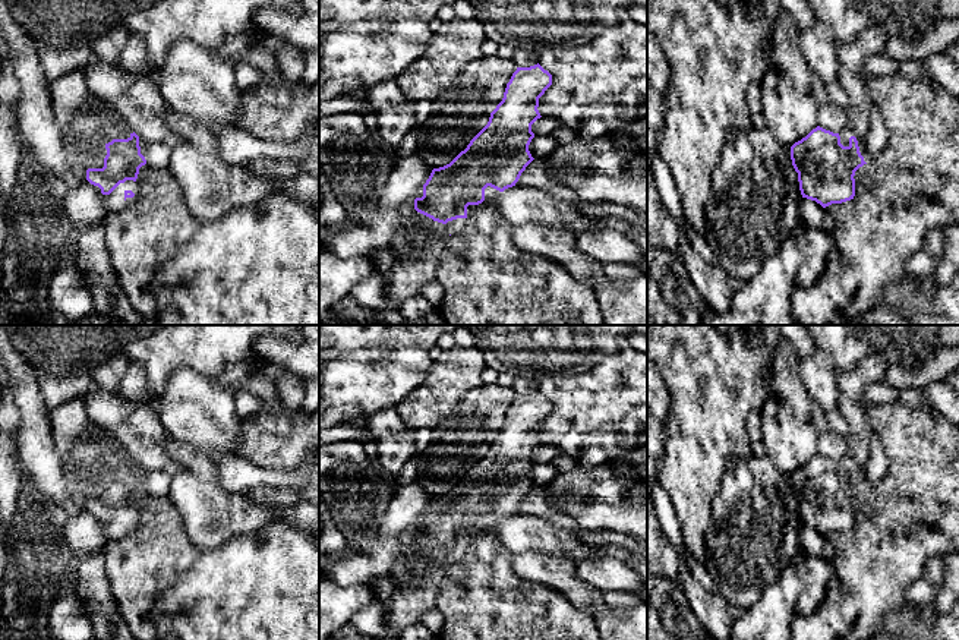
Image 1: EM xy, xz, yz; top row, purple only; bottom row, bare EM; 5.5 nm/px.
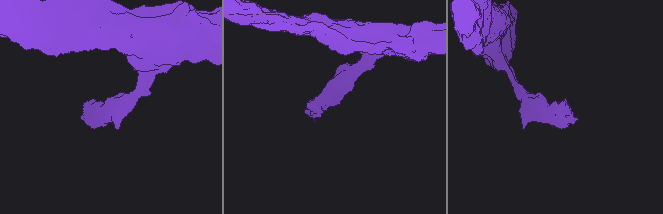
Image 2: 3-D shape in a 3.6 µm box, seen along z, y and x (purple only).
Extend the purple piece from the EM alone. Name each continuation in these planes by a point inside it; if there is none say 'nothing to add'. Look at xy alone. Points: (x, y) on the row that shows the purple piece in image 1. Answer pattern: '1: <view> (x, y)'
1: xy (88, 123)

